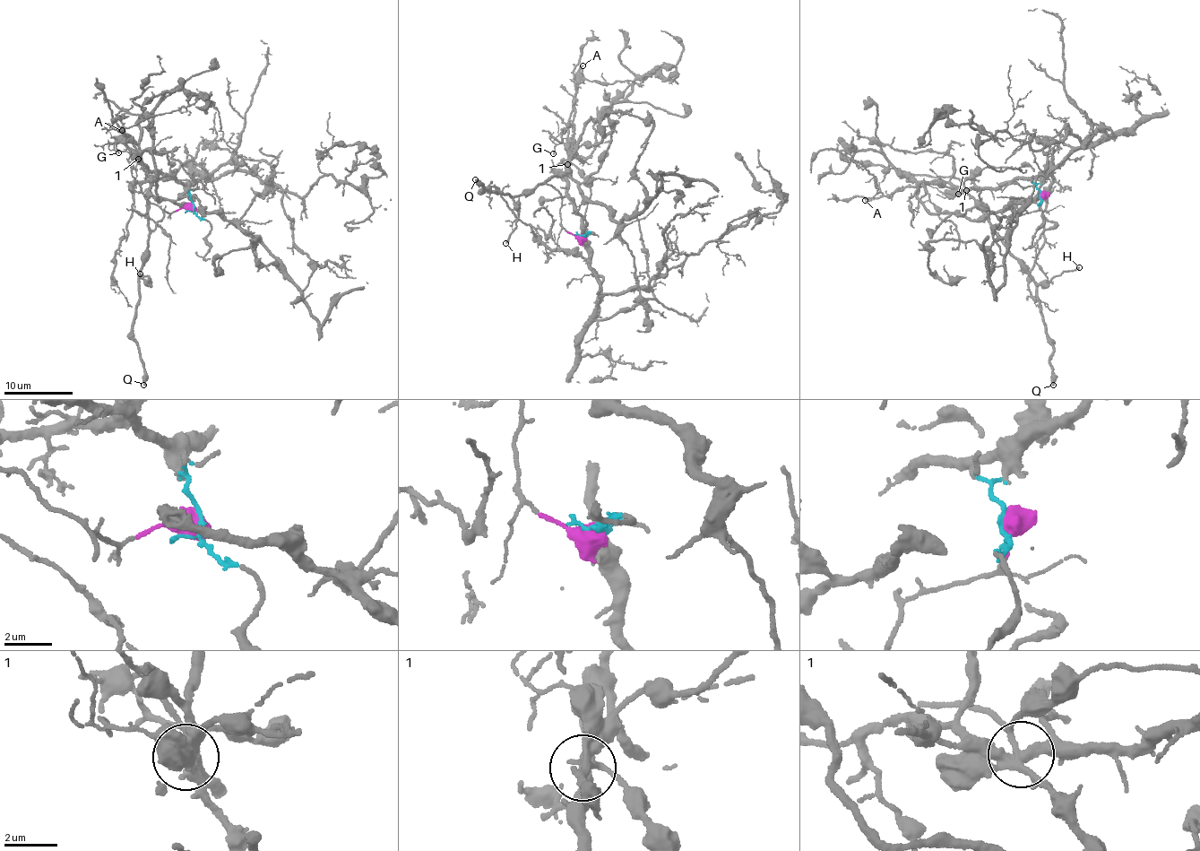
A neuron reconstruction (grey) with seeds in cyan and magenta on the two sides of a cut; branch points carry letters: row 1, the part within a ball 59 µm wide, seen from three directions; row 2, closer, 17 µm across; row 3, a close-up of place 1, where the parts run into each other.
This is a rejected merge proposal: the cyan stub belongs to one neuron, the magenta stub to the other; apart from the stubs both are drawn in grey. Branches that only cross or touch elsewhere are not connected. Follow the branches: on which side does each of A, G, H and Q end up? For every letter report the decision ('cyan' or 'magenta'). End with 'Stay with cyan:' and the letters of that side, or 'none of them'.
A: cyan
G: magenta
H: magenta
Q: magenta
Stay with cyan: A

